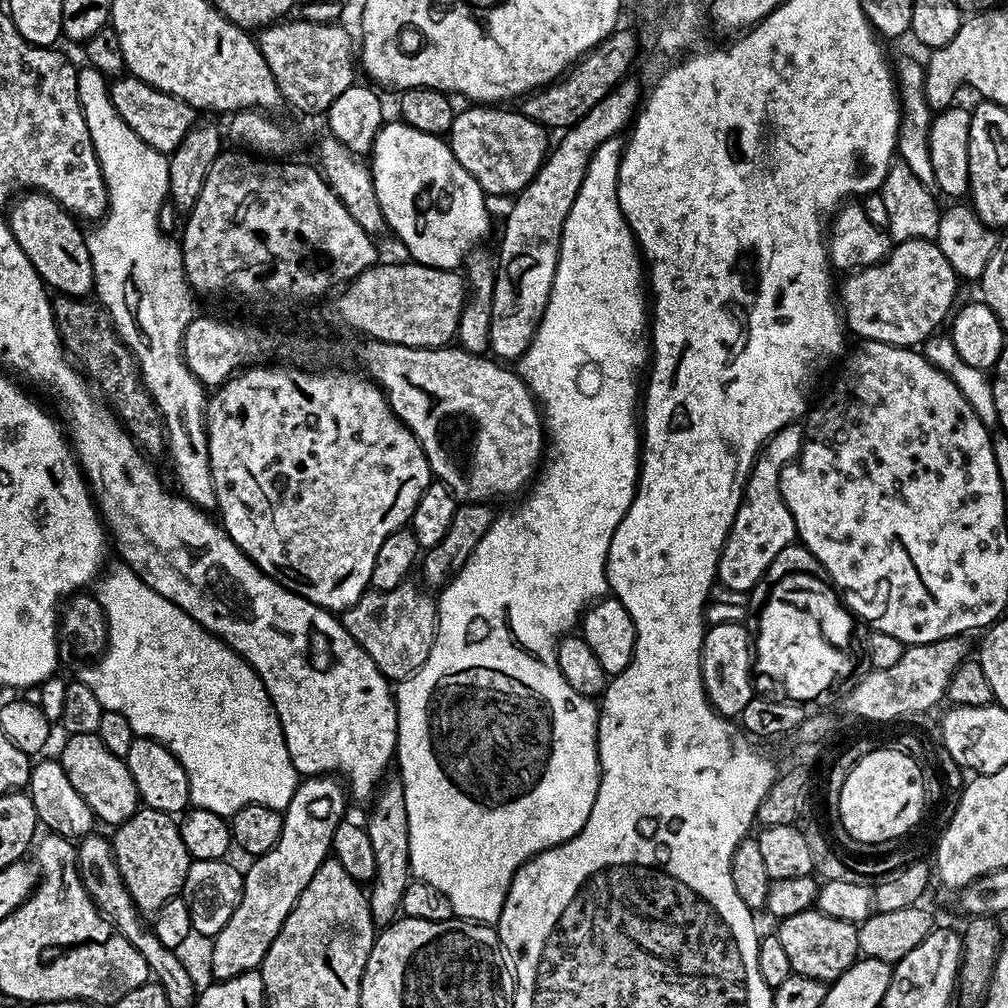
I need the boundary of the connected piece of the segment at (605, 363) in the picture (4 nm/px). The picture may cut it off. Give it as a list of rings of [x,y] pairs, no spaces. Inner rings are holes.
[[[613,138],[599,144],[592,154],[588,173],[578,190],[578,198],[574,198],[574,206],[570,206],[570,214],[566,218],[554,286],[550,290],[550,302],[530,346],[520,355],[518,361],[520,376],[542,409],[546,433],[546,459],[543,461],[542,471],[527,489],[523,497],[525,500],[513,512],[508,512],[505,516],[497,515],[482,542],[478,542],[474,554],[470,554],[466,566],[462,566],[459,574],[439,593],[434,646],[423,666],[414,675],[399,681],[394,688],[398,718],[394,760],[398,768],[400,764],[398,778],[404,784],[406,818],[410,826],[411,875],[415,879],[425,880],[430,886],[434,886],[434,890],[442,890],[442,894],[450,898],[450,906],[457,917],[489,926],[499,921],[508,887],[517,870],[532,856],[537,856],[556,844],[565,844],[586,826],[586,818],[590,818],[590,810],[594,806],[594,798],[600,785],[600,755],[596,749],[598,708],[589,697],[578,694],[578,690],[570,690],[566,678],[562,678],[562,670],[558,670],[556,645],[559,644],[562,633],[571,633],[577,627],[590,602],[609,595],[606,562],[610,538],[614,538],[618,522],[622,522],[626,510],[630,510],[638,483],[642,432],[638,427],[637,413],[635,416],[632,411],[635,408],[637,411],[638,408],[636,379],[639,376],[641,379],[642,369],[650,356],[650,344],[646,339],[650,328],[650,304],[646,299],[646,272],[642,267],[642,253],[636,247],[636,240],[632,237],[632,231],[616,197],[621,151],[621,141]]]

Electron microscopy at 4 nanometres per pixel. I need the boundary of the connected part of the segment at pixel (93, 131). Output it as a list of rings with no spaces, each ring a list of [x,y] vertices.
[[[84,90],[80,93],[80,105],[104,175],[104,185],[108,187],[108,211],[93,227],[97,228],[93,230],[92,236],[90,232],[87,237],[96,279],[94,292],[99,303],[111,314],[112,324],[124,339],[124,345],[134,354],[144,385],[147,386],[148,393],[152,395],[152,400],[164,419],[166,448],[169,453],[172,451],[172,460],[176,463],[179,491],[199,508],[212,510],[216,508],[216,491],[210,470],[206,388],[188,369],[188,364],[184,360],[184,335],[190,322],[198,314],[198,308],[192,301],[193,289],[184,275],[184,254],[181,245],[177,241],[175,244],[172,241],[173,237],[159,228],[160,205],[169,199],[169,157],[163,152],[154,150],[146,142],[142,142],[138,134],[134,134],[132,127],[116,113],[111,95],[104,94],[101,100],[96,100],[92,104],[91,94]]]

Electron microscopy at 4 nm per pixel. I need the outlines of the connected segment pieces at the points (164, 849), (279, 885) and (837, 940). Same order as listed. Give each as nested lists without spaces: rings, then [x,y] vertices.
[[[141,806],[134,815],[126,818],[126,822],[115,825],[113,832],[116,833],[111,833],[110,839],[118,874],[122,876],[122,882],[141,914],[154,914],[162,906],[166,906],[166,902],[177,899],[183,893],[186,874],[193,859],[186,850],[186,842],[182,842],[179,823],[169,813]]]
[[[328,774],[301,779],[296,785],[295,794],[282,810],[284,821],[278,842],[266,850],[266,854],[255,857],[248,872],[246,868],[242,898],[234,914],[230,914],[230,922],[226,922],[211,941],[213,981],[228,980],[231,976],[259,969],[266,958],[266,950],[270,950],[270,942],[278,938],[278,930],[282,930],[302,890],[306,890],[310,878],[314,878],[316,871],[329,859],[334,830],[338,830],[346,816],[344,796],[346,800],[341,781]]]
[[[815,907],[802,914],[790,914],[790,918],[779,921],[774,935],[782,942],[782,950],[790,961],[793,973],[806,978],[831,982],[837,980],[861,955],[858,946],[858,927],[842,918],[831,917]]]

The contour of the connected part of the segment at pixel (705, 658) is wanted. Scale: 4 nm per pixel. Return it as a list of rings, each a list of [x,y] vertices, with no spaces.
[[[734,620],[711,625],[704,633],[704,645],[700,655],[702,682],[708,700],[714,711],[729,718],[739,717],[740,712],[746,710],[746,702],[750,702],[754,695],[754,640],[750,632],[748,636],[744,626]]]

